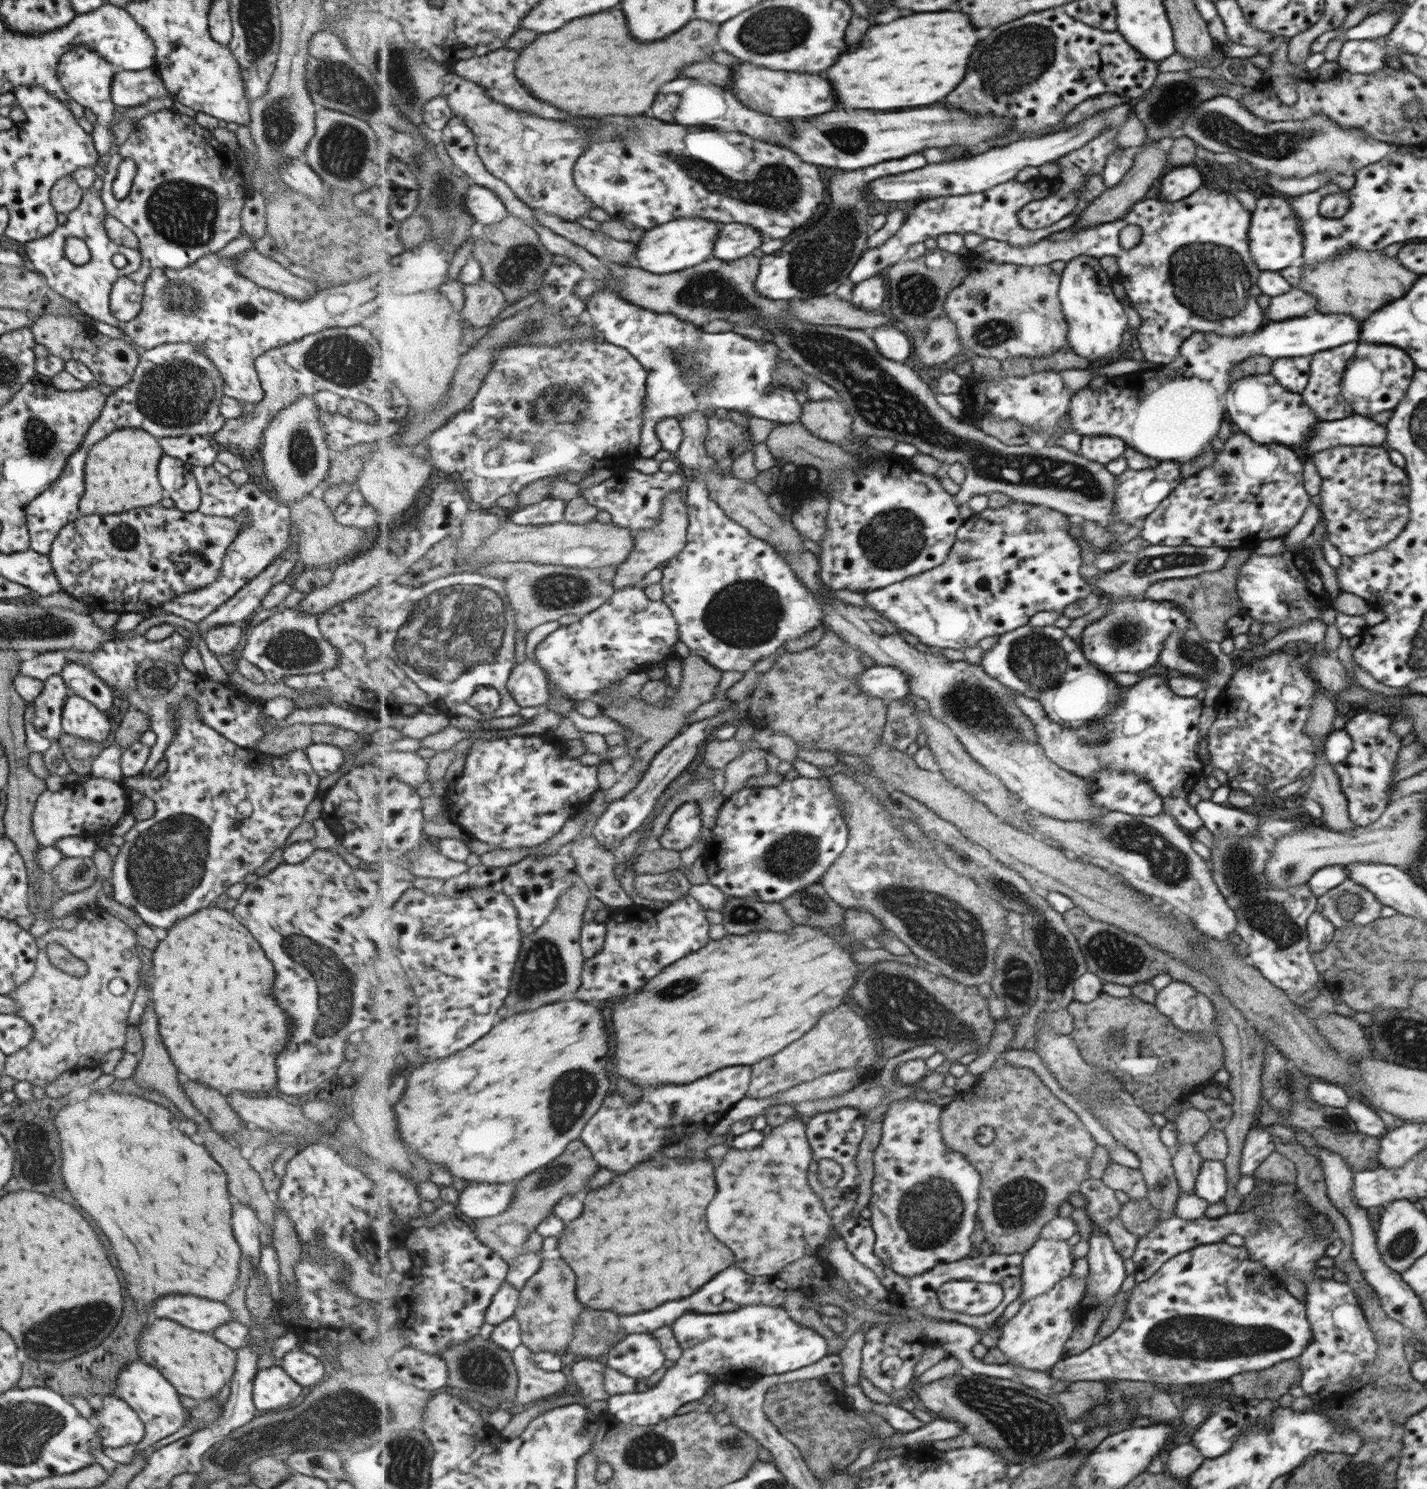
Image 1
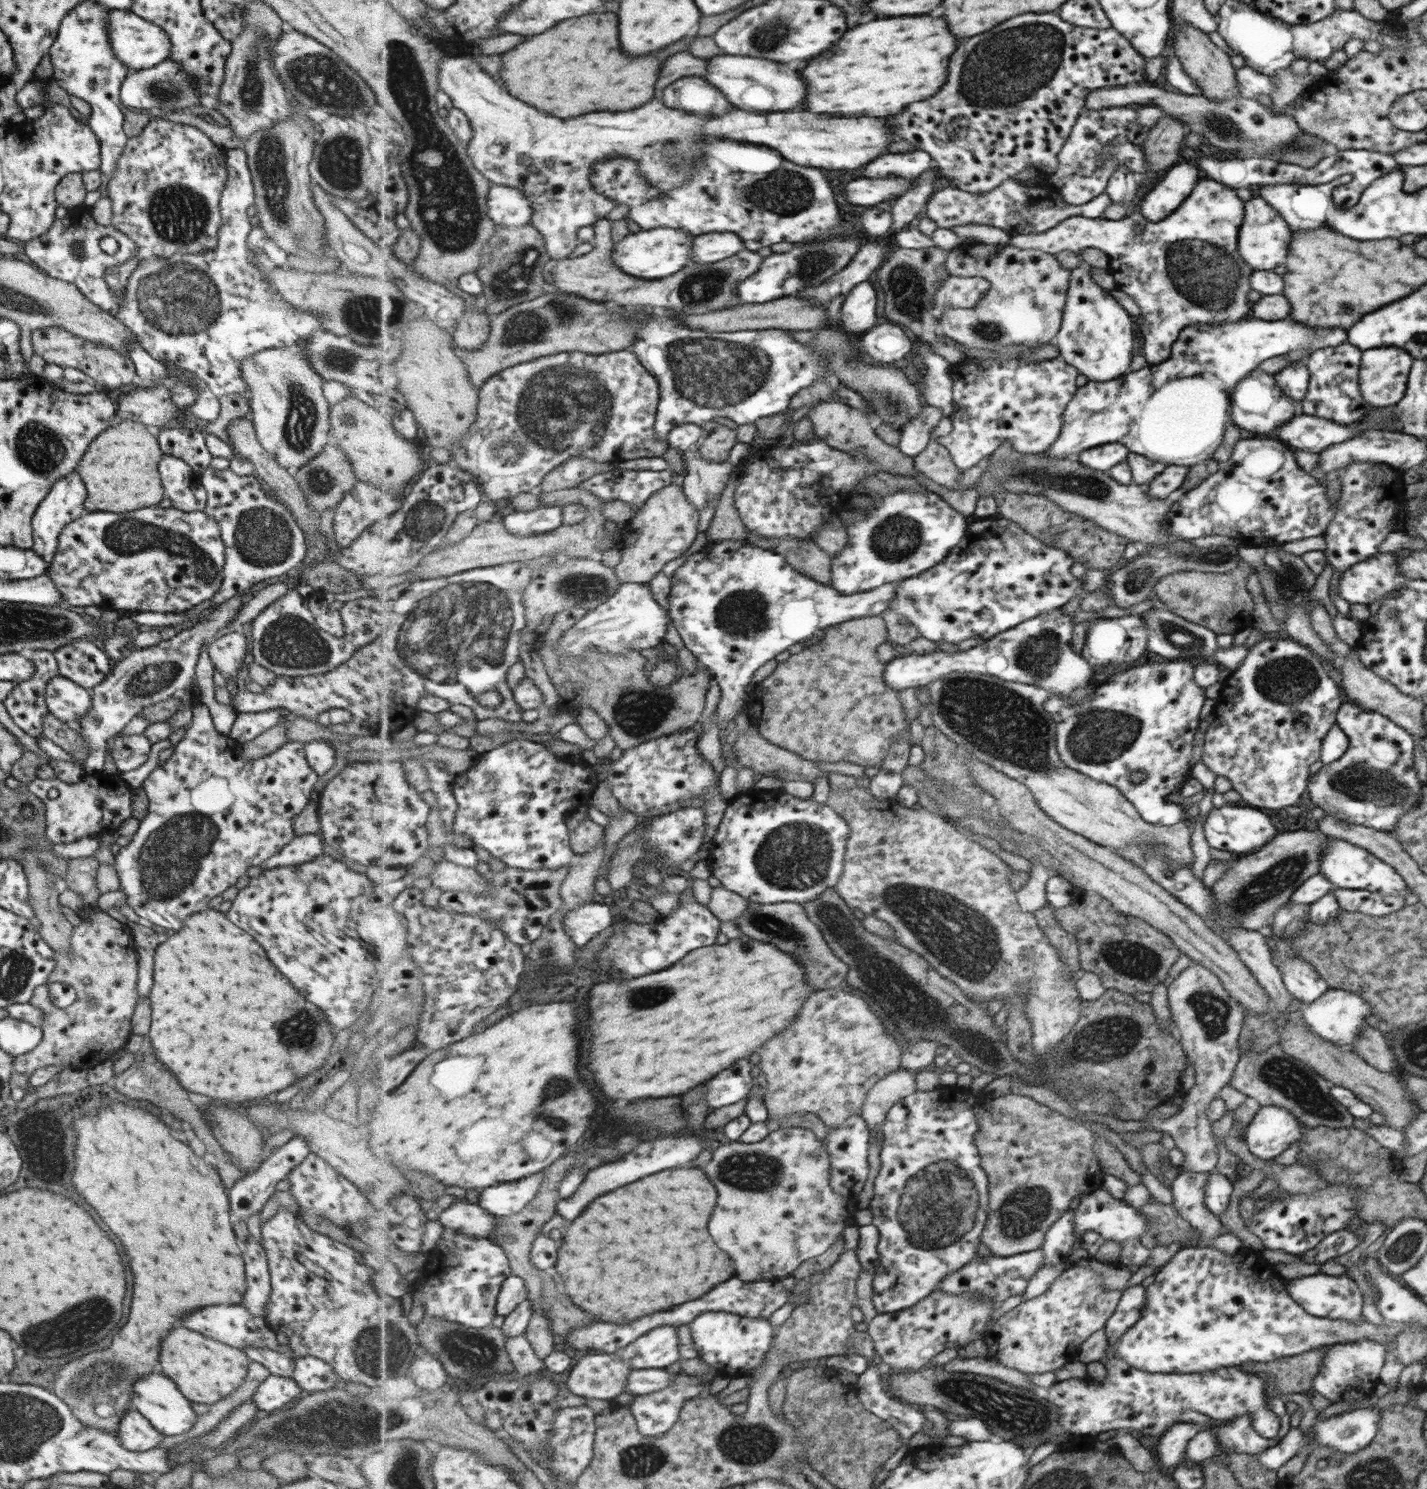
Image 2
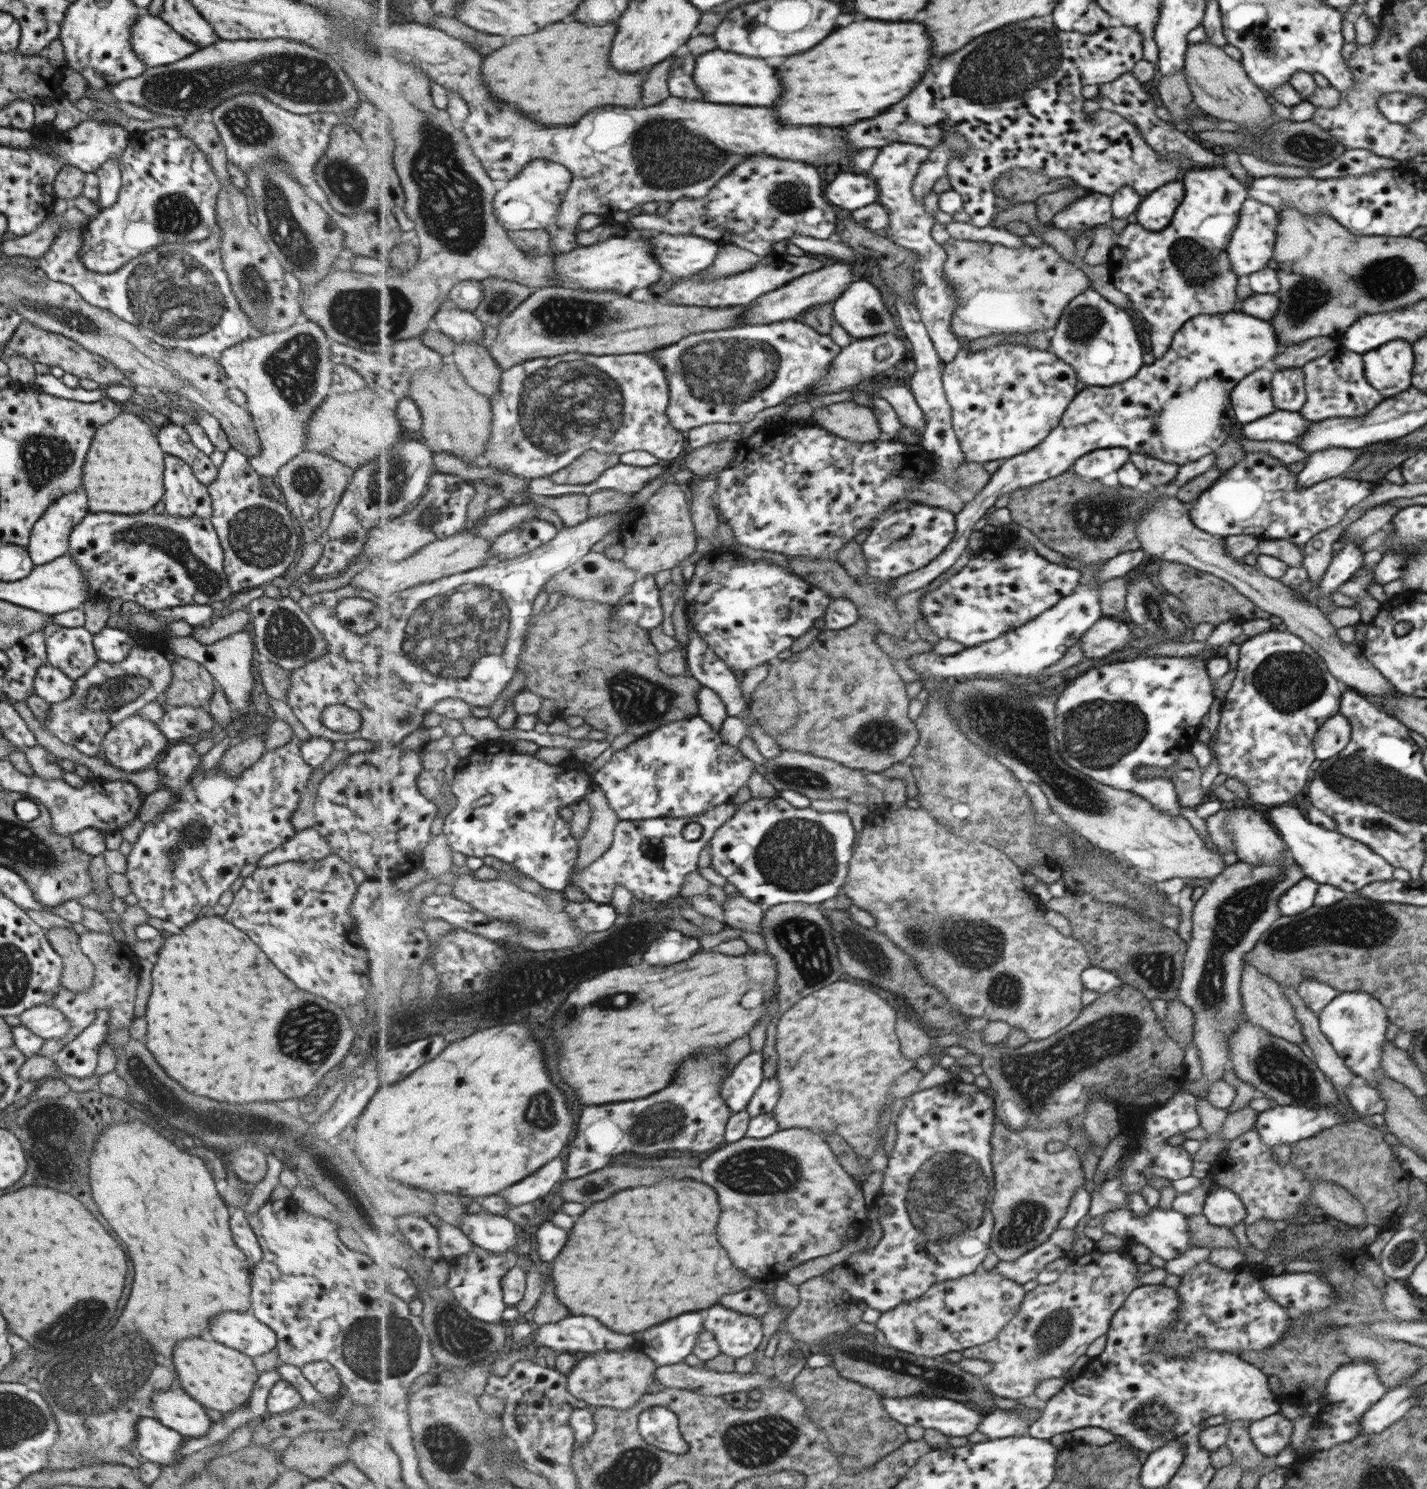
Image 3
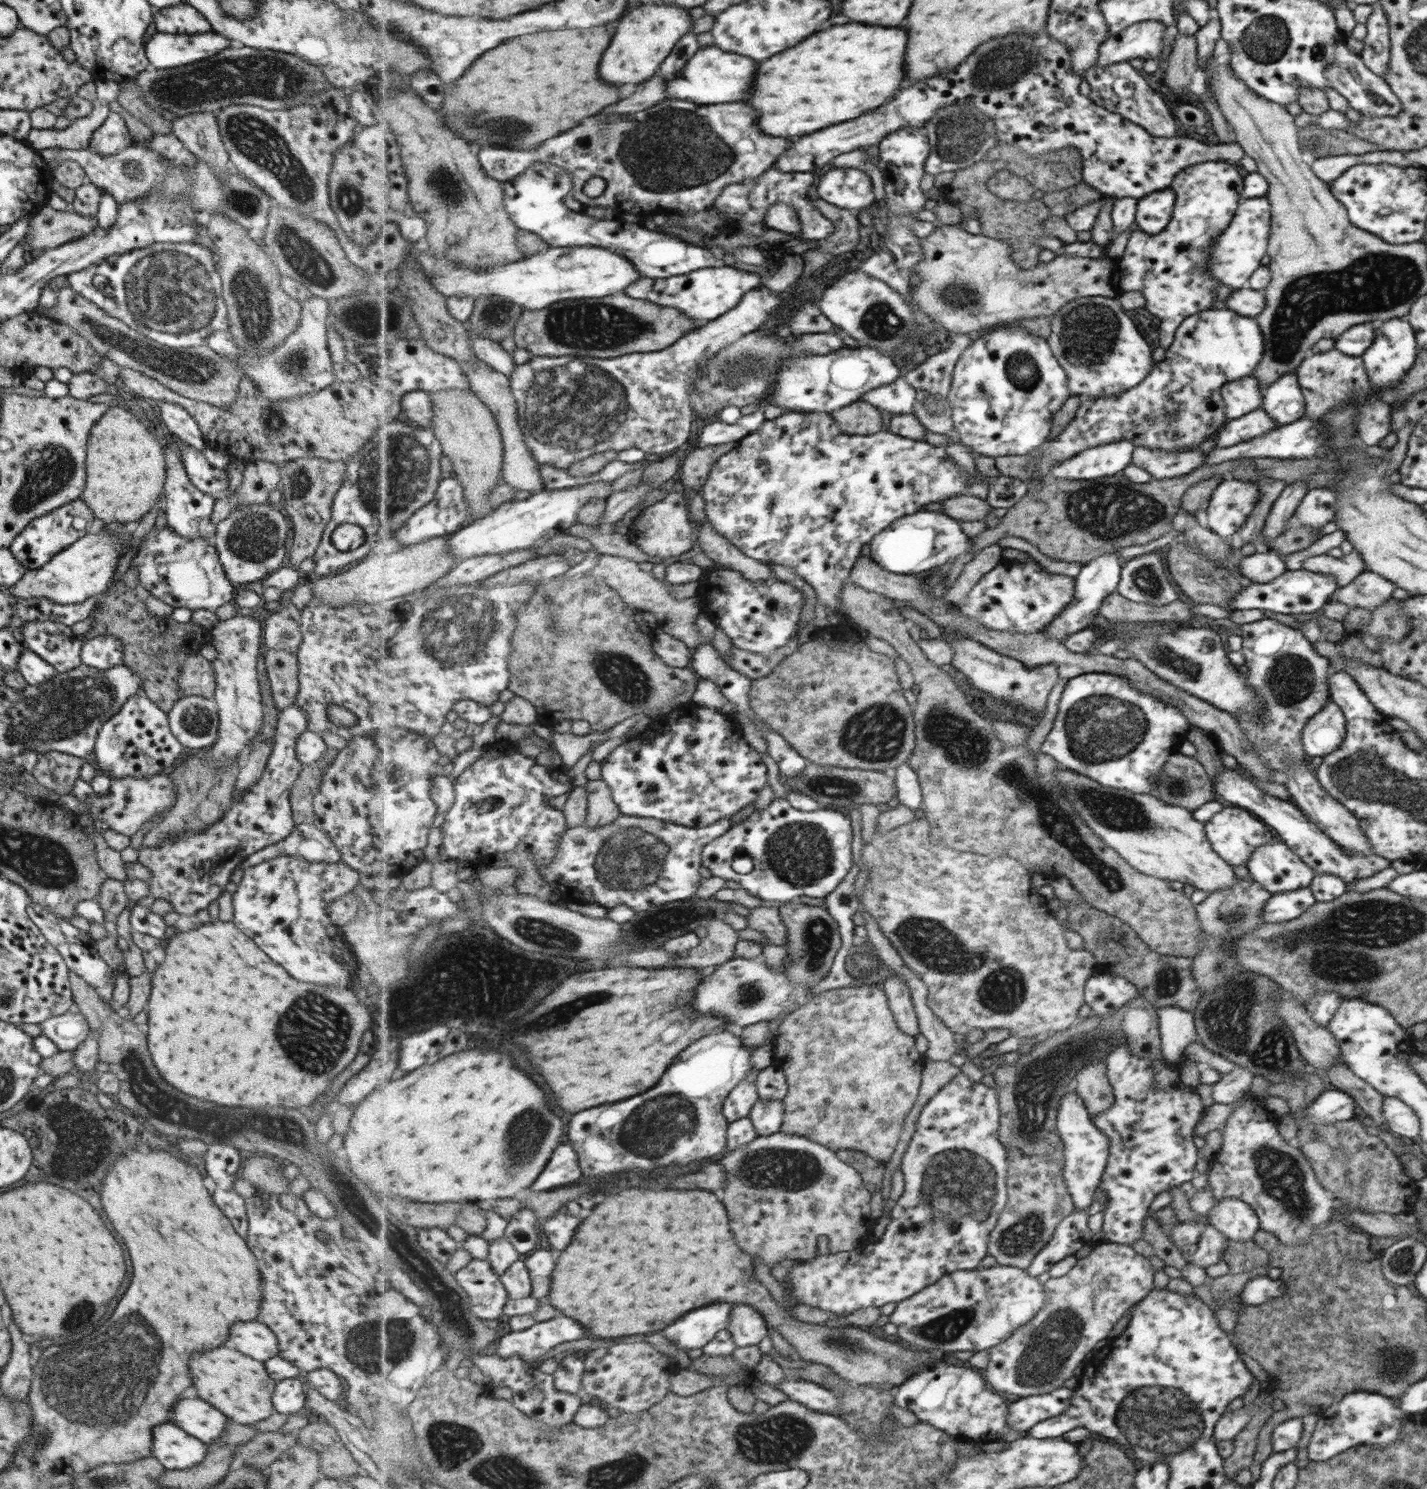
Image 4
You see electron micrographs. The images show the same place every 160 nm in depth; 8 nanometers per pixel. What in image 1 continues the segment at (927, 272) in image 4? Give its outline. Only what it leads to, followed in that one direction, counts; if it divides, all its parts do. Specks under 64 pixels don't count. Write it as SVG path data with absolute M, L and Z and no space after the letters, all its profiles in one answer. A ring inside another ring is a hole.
M970 252L964 257L970 268L964 283L949 293L945 302L947 318L953 320L957 326L959 338L967 352L975 352L981 357L990 357L1005 362L1015 357L1048 358L1053 352L1067 348L1067 323L1062 314L1062 306L1058 298L1058 282L1061 275L1053 272L1050 266L1023 266L1013 263L997 264L983 260L980 256ZM984 290L987 300L979 302L977 295Z

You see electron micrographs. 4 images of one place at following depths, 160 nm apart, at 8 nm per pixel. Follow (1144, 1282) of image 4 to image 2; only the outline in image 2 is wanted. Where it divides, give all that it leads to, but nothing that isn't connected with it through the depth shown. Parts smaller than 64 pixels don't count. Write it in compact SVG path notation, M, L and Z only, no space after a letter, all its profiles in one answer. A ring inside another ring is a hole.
M1074 1266L1064 1270L1049 1284L1041 1297L1023 1302L1004 1314L985 1336L988 1350L997 1362L1008 1369L1040 1375L1061 1368L1061 1364L1076 1358L1075 1348L1083 1344L1093 1332L1103 1329L1105 1320L1118 1306L1119 1290L1101 1290L1101 1275L1089 1267Z

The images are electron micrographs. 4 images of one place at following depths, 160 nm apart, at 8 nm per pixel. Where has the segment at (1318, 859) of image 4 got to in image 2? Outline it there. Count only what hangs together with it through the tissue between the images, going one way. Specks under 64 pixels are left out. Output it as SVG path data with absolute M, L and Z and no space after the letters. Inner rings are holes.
M1325 834L1323 840L1325 840L1325 845L1319 855L1319 874L1327 878L1334 888L1363 889L1369 892L1378 892L1383 896L1405 897L1405 880L1390 864L1382 862L1381 859L1375 858L1374 855L1367 853L1355 844L1347 843L1341 839L1333 839Z

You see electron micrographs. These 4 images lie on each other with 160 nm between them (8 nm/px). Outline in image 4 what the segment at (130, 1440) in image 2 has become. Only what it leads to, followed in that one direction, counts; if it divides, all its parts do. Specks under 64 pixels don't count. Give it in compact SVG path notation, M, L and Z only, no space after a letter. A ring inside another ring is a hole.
M173 1422L155 1425L151 1431L151 1455L167 1470L183 1470L199 1464L207 1454L207 1445Z

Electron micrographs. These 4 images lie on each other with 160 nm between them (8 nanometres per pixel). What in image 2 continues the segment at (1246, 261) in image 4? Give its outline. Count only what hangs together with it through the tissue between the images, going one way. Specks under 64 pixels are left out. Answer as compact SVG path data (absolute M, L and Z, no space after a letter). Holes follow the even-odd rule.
M1253 195L1247 202L1247 222L1243 222L1243 234L1239 234L1239 250L1243 250L1243 258L1247 258L1247 266L1251 270L1271 270L1279 266L1291 249L1292 230L1287 226L1282 215L1267 201Z

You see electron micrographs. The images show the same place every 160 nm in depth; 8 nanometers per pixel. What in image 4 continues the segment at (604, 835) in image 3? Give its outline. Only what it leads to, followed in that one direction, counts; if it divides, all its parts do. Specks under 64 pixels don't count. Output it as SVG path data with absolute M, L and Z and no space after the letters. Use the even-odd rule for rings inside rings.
M603 780L589 781L585 786L589 793L588 820L589 828L601 828L617 821L622 816L614 800L614 792Z

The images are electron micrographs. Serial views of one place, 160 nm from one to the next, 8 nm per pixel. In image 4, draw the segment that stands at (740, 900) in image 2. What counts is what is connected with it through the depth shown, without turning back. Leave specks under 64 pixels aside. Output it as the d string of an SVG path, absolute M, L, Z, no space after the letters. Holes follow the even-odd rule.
M758 906L750 909L748 927L762 933L773 945L788 944L787 925L777 907Z

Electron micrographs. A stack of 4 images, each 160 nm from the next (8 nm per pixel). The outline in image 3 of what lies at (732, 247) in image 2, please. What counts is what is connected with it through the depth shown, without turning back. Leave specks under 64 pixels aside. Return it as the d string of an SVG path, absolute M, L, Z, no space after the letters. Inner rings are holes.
M659 234L659 236L651 238L651 242L655 242L653 252L655 254L659 252L659 256L656 257L666 270L666 278L679 279L690 277L713 265L723 245L722 242L695 234Z

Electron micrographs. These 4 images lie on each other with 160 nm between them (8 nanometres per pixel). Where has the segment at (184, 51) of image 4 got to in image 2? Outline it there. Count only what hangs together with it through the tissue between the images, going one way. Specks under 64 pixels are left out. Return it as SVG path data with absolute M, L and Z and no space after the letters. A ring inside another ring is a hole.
M109 9L106 16L106 37L113 56L131 71L148 69L168 58L170 42L158 26L133 14L131 10Z

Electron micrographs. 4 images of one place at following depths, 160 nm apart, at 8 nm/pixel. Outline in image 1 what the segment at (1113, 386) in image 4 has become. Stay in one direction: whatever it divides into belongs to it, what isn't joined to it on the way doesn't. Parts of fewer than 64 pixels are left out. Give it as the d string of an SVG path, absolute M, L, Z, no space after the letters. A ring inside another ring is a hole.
M1081 255L1070 258L1060 272L1061 280L1058 282L1058 298L1059 304L1062 306L1062 314L1065 316L1067 323L1067 348L1071 349L1075 354L1089 360L1092 366L1095 365L1097 358L1105 357L1107 354L1115 353L1115 348L1121 342L1121 336L1127 328L1125 322L1125 314L1123 308L1119 306L1119 302L1115 300L1111 288L1109 288L1109 278L1107 272L1099 266L1099 260L1091 255Z

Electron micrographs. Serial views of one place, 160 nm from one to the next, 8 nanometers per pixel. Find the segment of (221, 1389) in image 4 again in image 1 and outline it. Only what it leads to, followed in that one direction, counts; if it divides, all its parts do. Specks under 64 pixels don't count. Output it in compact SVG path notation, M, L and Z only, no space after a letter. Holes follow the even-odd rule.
M159 1318L147 1324L137 1338L136 1347L141 1360L155 1367L178 1395L187 1396L196 1402L217 1396L221 1388L230 1382L235 1370L235 1350L219 1342L210 1333L195 1332L171 1320Z

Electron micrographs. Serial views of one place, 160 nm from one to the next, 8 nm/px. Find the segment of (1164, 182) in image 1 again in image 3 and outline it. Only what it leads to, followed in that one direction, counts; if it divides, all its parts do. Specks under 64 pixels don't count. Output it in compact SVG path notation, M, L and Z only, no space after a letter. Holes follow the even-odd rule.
M1181 180L1156 188L1139 201L1131 220L1148 231L1165 229L1173 220L1174 210L1181 204L1184 193Z

